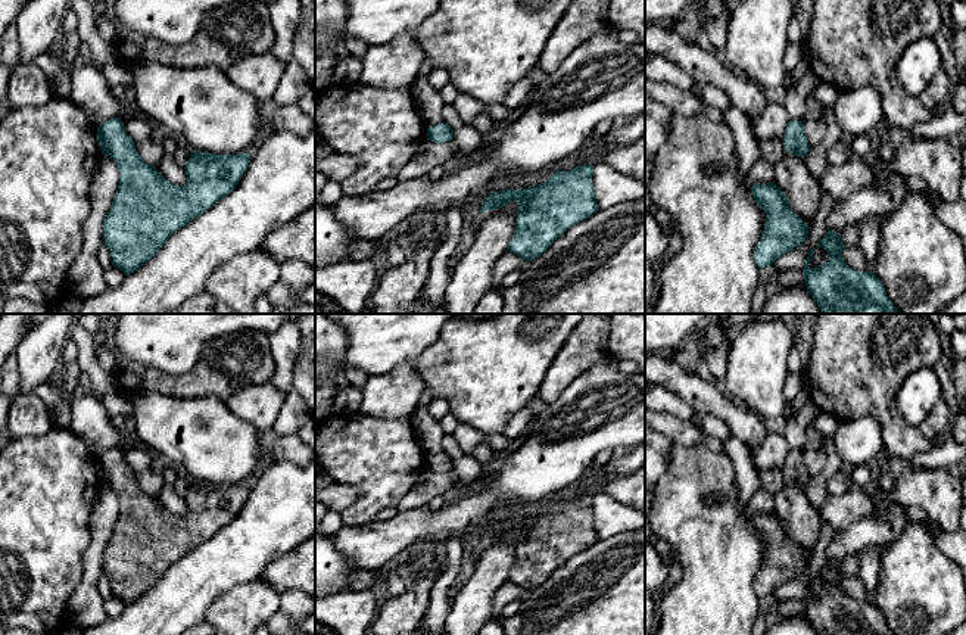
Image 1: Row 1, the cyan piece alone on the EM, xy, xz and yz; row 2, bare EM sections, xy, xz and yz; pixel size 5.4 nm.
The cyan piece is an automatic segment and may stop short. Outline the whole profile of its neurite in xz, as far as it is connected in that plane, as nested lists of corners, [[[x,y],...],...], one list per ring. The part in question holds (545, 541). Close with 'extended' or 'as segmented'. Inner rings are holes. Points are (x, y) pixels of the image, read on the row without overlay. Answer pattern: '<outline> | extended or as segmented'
[[[592,494],[558,501],[545,513],[529,519],[493,522],[483,532],[480,542],[501,539],[515,530],[517,555],[508,580],[532,591],[571,555],[598,541],[592,507]]] | as segmented

